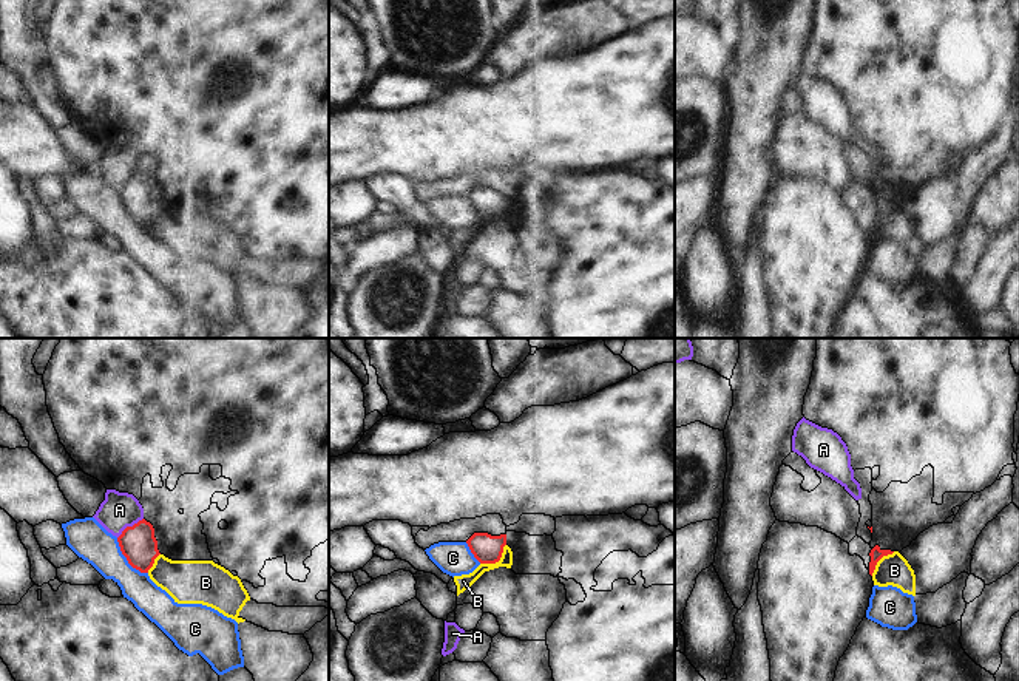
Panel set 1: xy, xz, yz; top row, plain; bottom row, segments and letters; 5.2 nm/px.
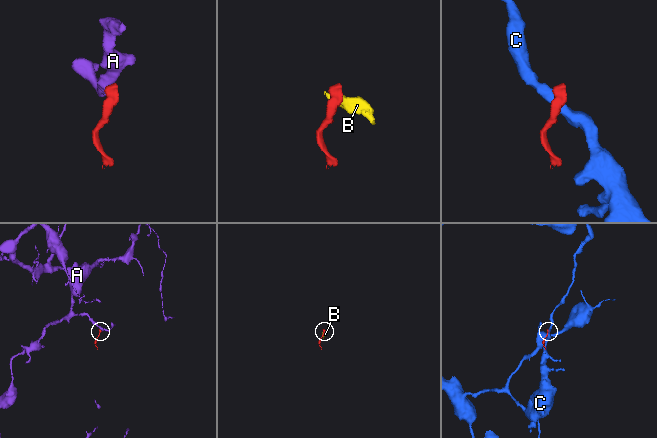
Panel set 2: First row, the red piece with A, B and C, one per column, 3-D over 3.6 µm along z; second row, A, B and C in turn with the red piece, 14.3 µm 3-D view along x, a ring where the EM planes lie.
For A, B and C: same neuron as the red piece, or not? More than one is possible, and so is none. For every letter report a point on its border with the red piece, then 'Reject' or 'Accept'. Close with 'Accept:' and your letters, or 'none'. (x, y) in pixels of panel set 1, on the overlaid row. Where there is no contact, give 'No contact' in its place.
A: Touches red at xy (128, 527). Reject
B: Touches red at xz (497, 561). Reject
C: Touches red at xy (127, 559). Reject
Accept: none.

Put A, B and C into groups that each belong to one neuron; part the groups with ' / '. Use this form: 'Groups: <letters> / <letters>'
Groups: A / B / C.

